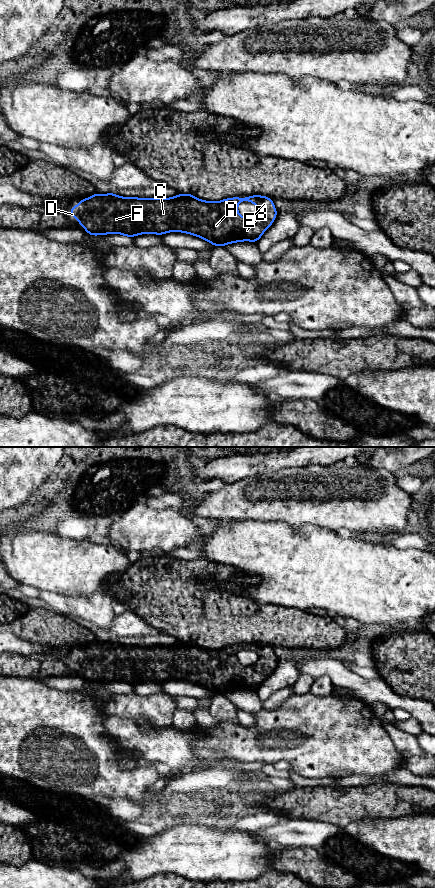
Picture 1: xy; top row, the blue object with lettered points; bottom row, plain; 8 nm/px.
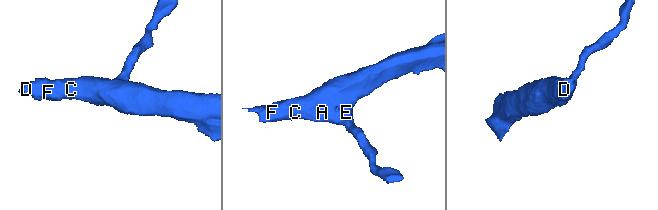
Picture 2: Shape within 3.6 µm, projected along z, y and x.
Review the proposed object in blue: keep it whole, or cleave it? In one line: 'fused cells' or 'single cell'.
single cell

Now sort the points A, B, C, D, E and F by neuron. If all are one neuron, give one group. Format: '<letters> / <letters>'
A B C D E F

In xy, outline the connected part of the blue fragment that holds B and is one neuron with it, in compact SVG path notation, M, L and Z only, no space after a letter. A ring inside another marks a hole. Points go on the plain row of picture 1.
M113 640L107 642L93 642L87 647L81 647L78 653L69 656L69 664L71 668L74 665L78 667L78 673L85 676L85 680L92 684L121 682L125 685L135 685L141 682L157 682L159 684L168 680L183 680L191 682L211 691L214 695L227 692L250 689L257 691L264 680L273 672L278 660L274 654L273 647L262 643L251 643L244 645L226 646L218 650L201 648L194 643L178 642L171 646L138 646L138 645L122 645ZM241 650L251 650L258 655L258 660L249 666L242 665L237 657L237 653Z

